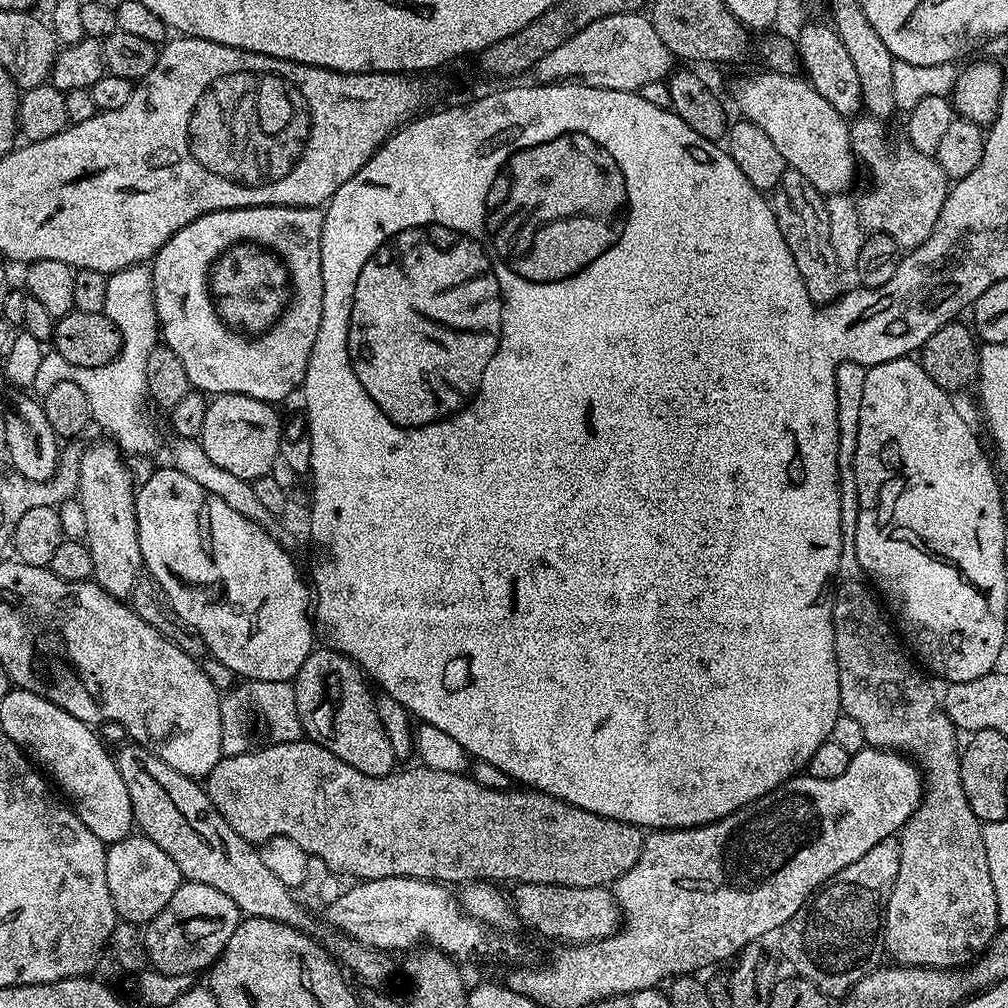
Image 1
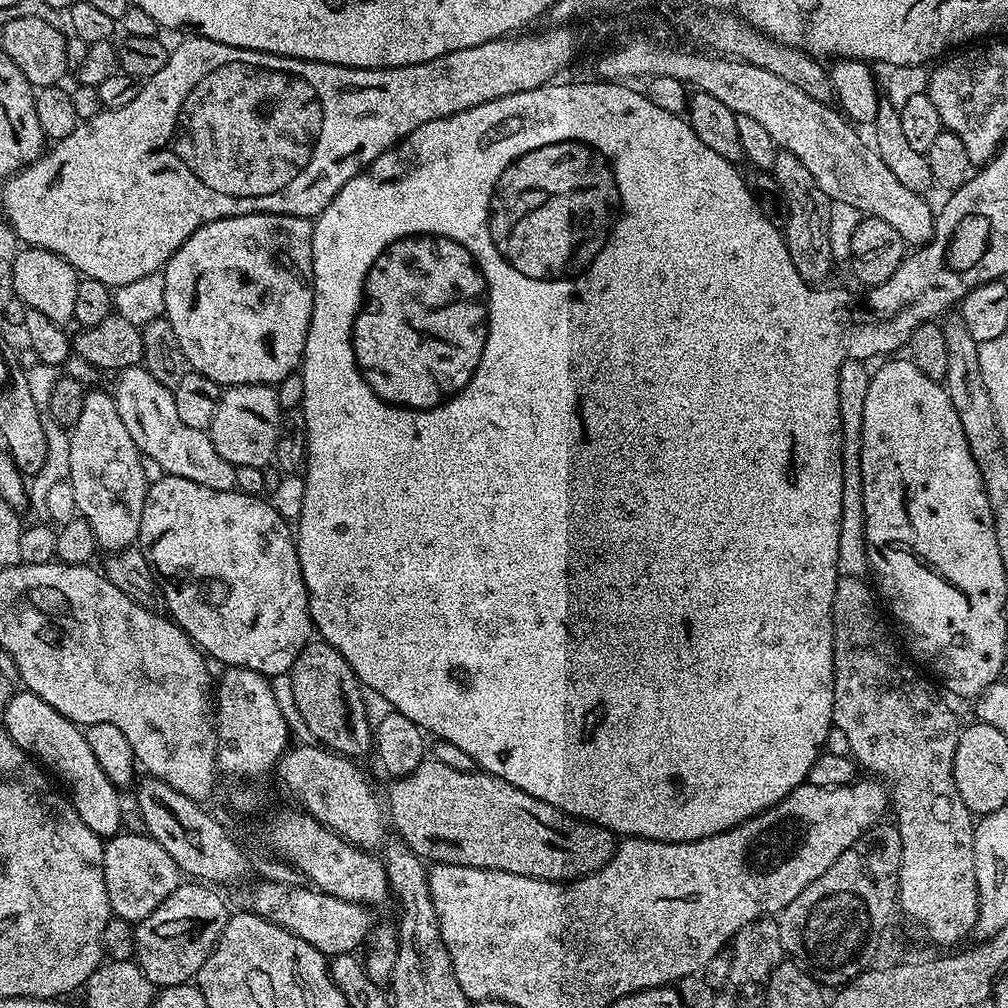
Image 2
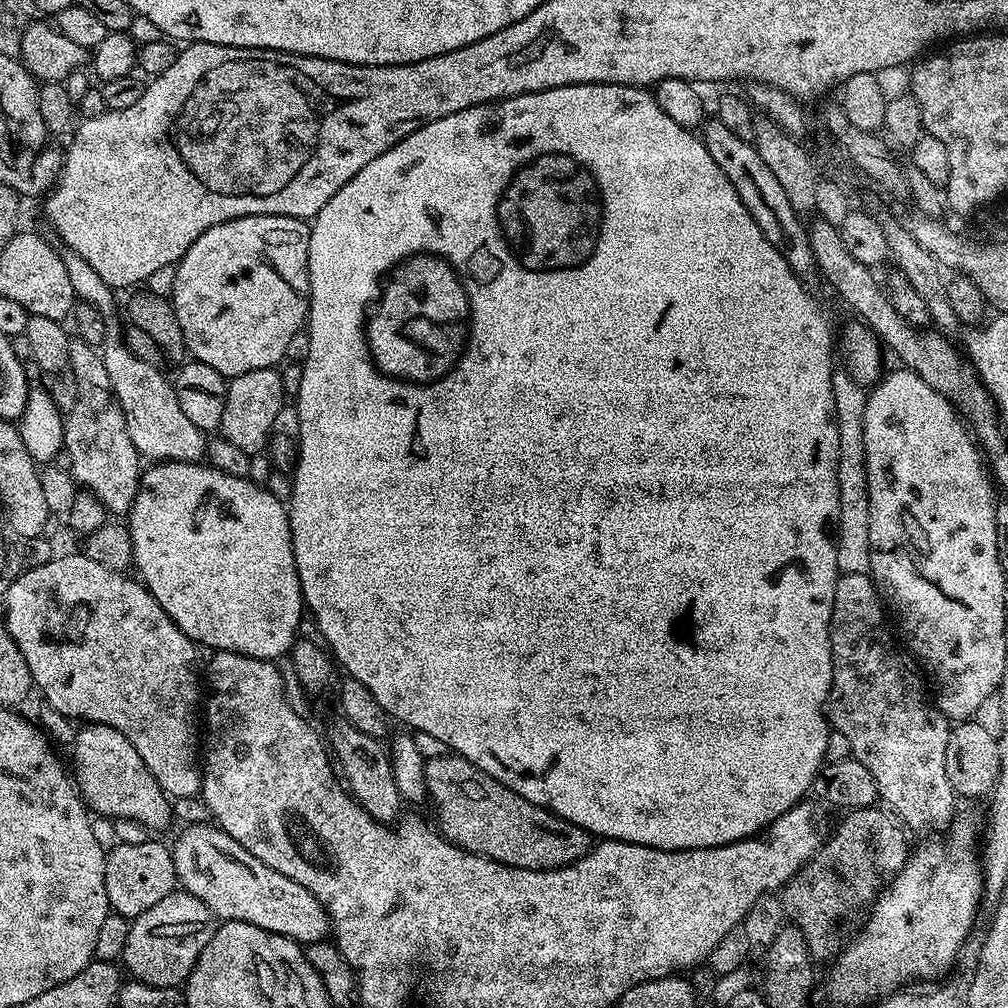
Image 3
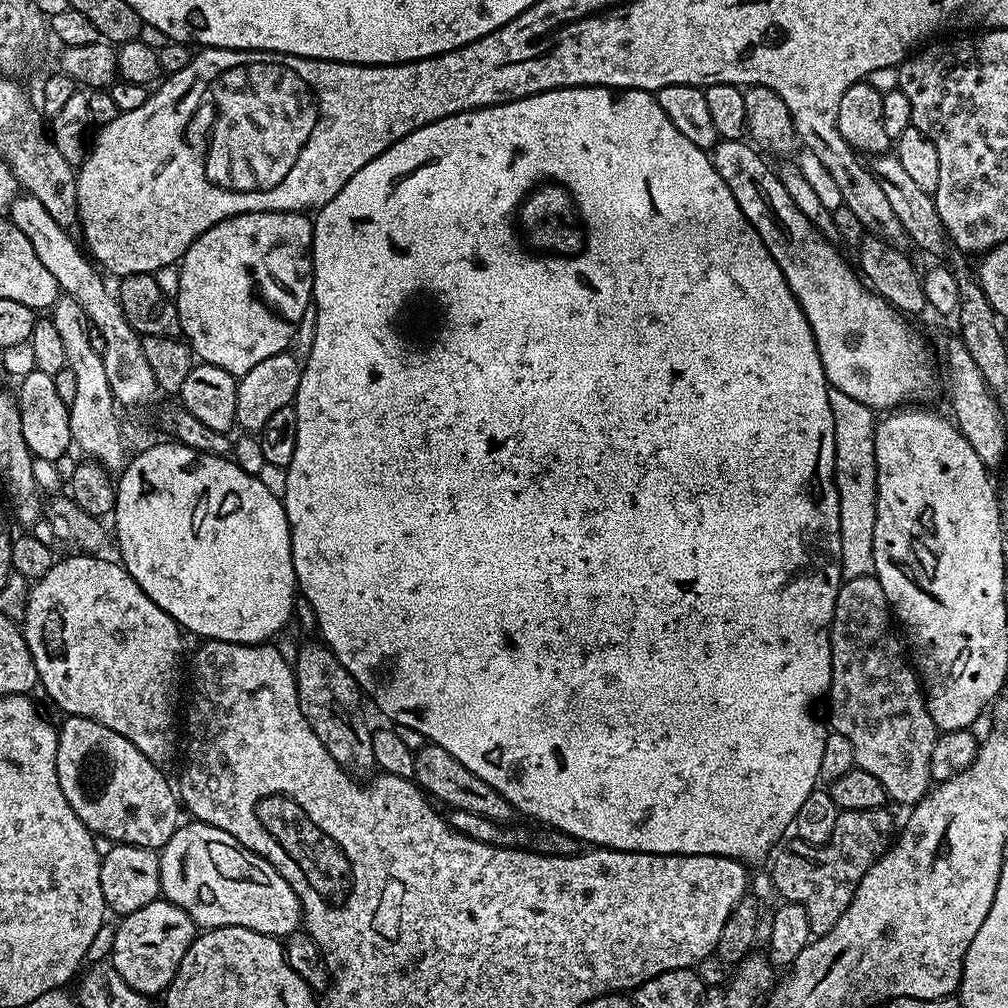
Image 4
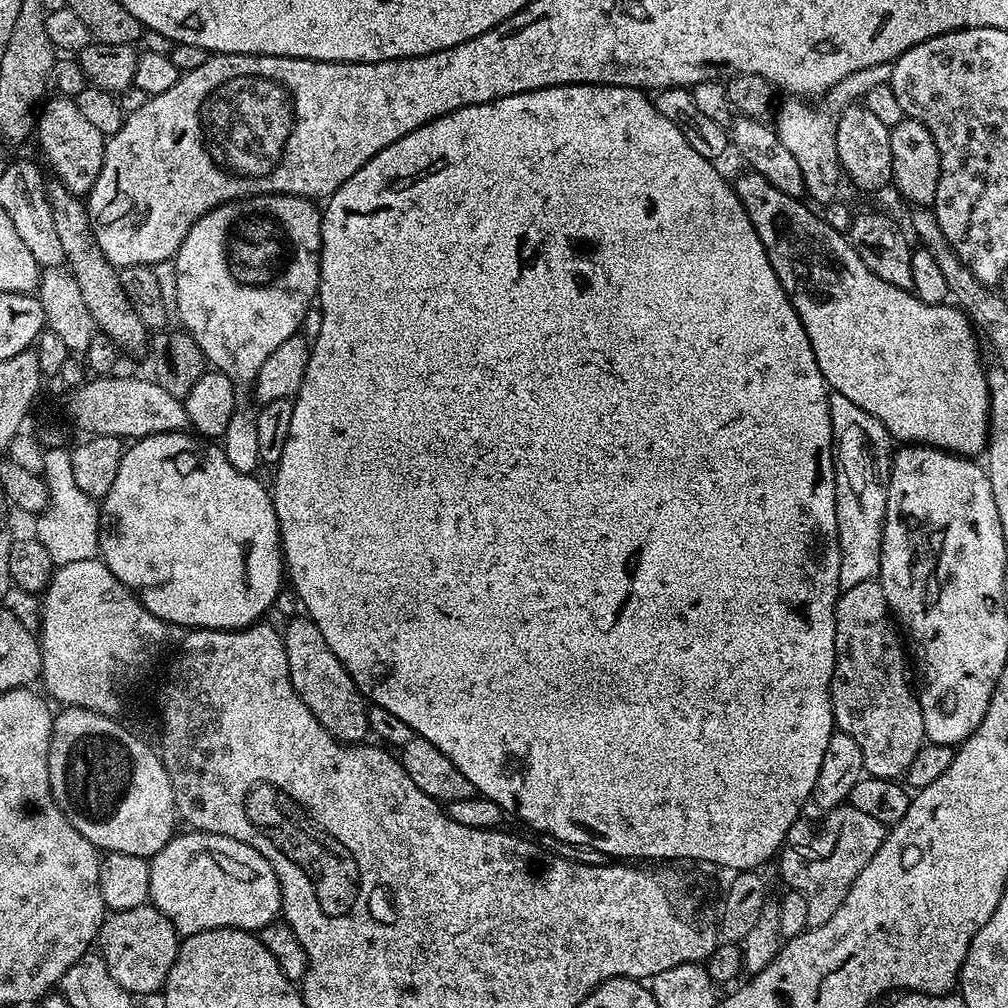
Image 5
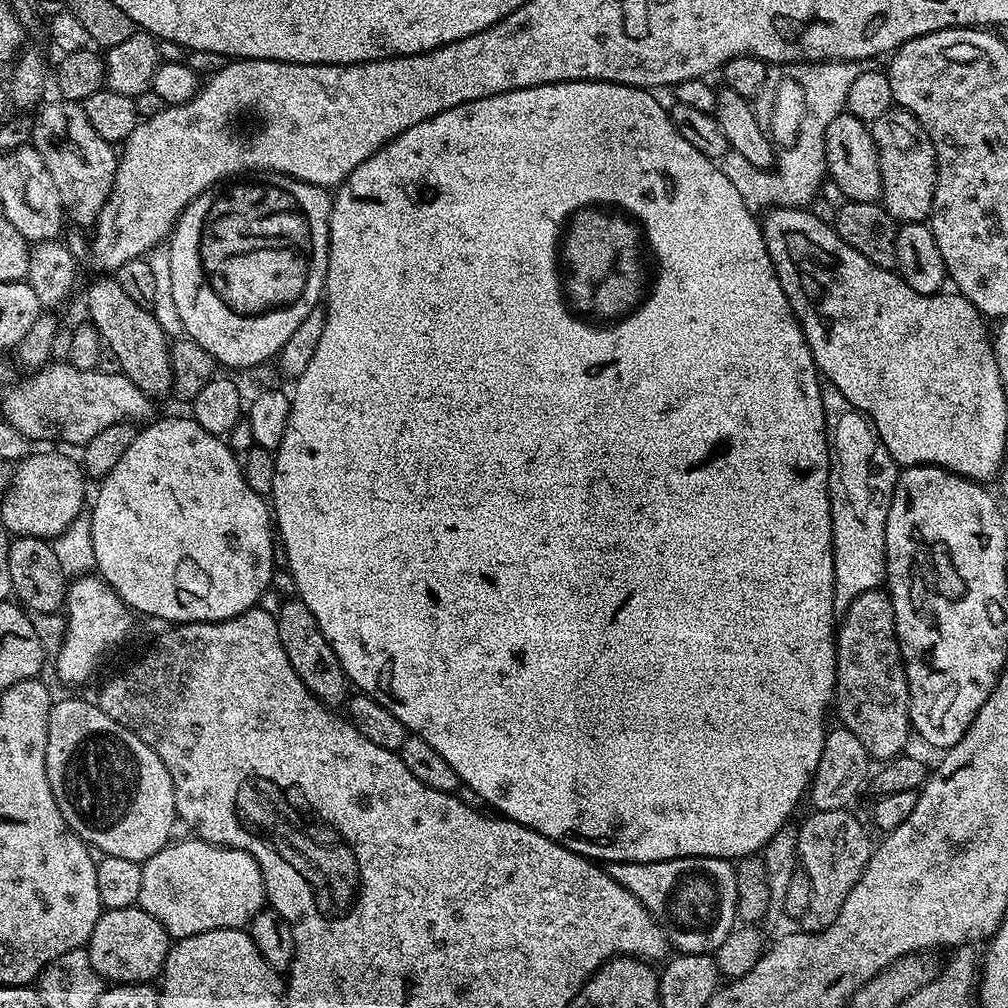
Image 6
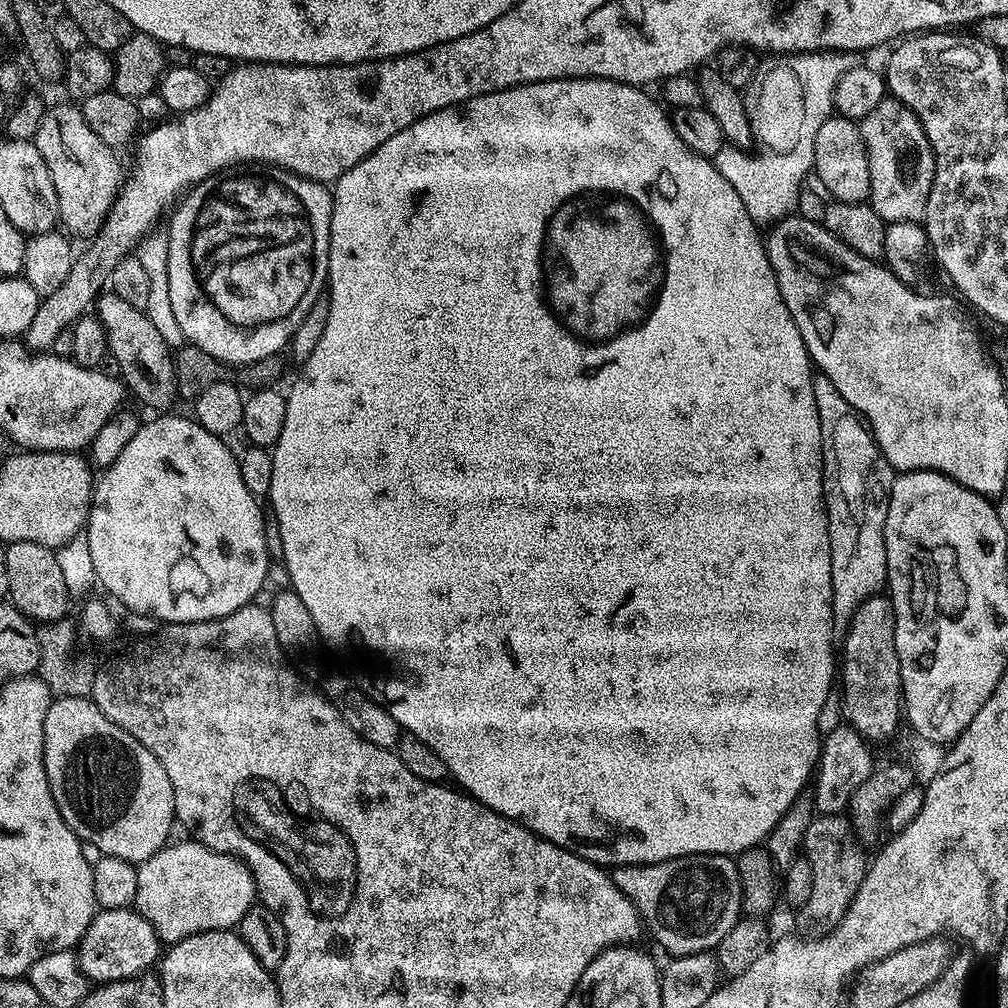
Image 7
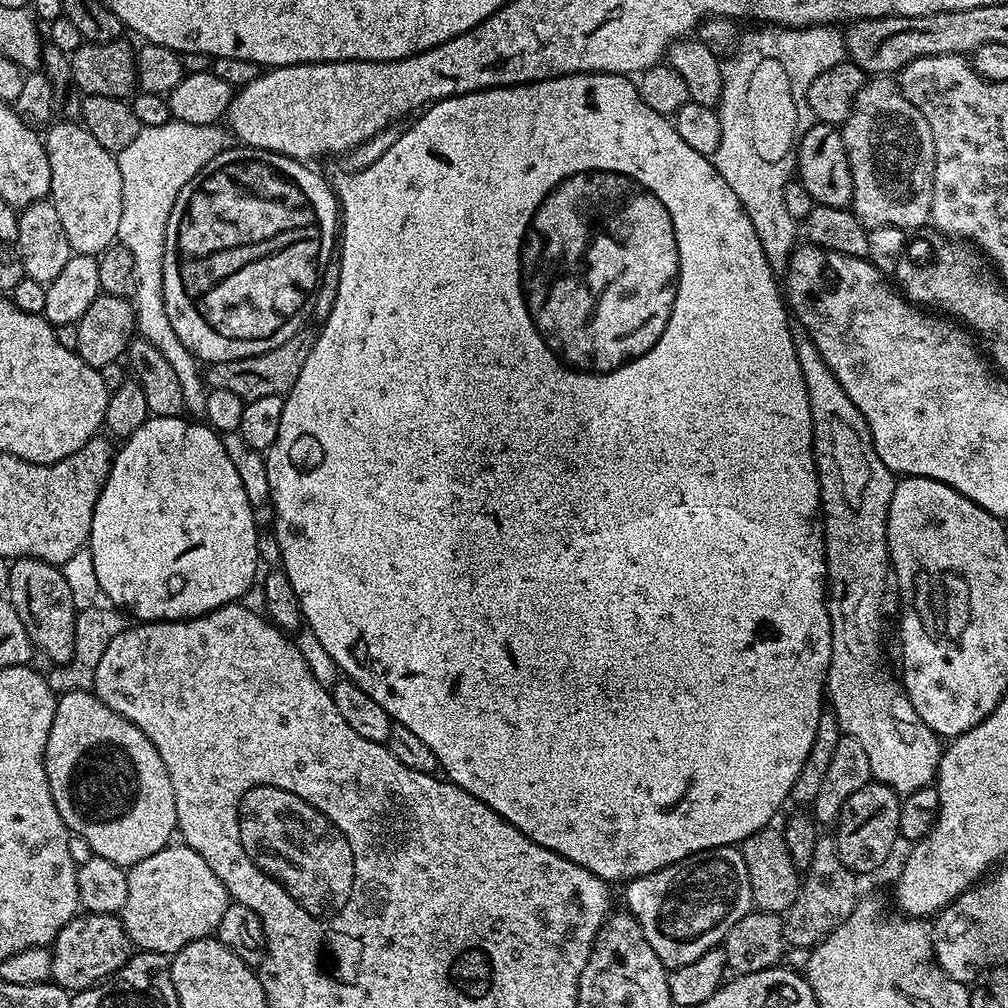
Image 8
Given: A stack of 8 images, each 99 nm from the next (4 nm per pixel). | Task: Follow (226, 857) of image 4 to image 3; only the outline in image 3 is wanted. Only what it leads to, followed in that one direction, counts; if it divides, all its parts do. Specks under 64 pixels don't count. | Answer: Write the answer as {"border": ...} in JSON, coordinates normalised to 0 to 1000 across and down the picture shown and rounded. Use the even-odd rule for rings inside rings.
{"border":[[[190,817],[170,838],[178,880],[192,887],[219,914],[243,913],[265,925],[280,927],[299,938],[314,937],[327,925],[323,903],[304,883],[288,871],[264,859],[230,829],[206,817]]]}

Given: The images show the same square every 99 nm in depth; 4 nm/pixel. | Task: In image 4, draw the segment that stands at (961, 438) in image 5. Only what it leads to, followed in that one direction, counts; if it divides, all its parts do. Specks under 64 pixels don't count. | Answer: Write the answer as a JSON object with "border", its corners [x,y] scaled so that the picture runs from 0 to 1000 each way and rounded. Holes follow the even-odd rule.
{"border":[[[714,139],[705,157],[712,173],[716,173],[716,181],[724,185],[728,200],[732,200],[736,212],[740,212],[744,224],[752,228],[752,236],[756,236],[760,248],[764,248],[764,256],[772,260],[772,268],[776,268],[788,296],[794,301],[796,312],[800,312],[800,319],[804,319],[804,327],[812,343],[812,355],[815,355],[822,382],[866,407],[889,407],[894,402],[901,403],[906,399],[923,396],[929,389],[929,377],[931,381],[931,361],[926,346],[924,349],[917,342],[916,335],[901,322],[902,314],[890,310],[865,289],[855,277],[854,271],[846,263],[845,267],[840,256],[825,243],[826,239],[815,233],[802,219],[800,212],[788,204],[788,196],[780,192],[780,185],[776,185],[771,168],[766,168],[757,159],[759,156],[738,139]]]}

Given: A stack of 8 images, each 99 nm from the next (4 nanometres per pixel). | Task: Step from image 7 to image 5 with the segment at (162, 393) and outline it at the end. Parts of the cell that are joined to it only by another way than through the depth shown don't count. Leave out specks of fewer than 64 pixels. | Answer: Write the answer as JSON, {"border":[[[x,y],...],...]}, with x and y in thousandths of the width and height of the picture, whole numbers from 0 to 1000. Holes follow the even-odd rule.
{"border":[[[55,177],[49,178],[46,186],[54,220],[58,224],[58,240],[62,240],[63,262],[81,287],[85,308],[89,308],[96,326],[113,338],[116,346],[128,345],[129,348],[135,349],[142,341],[144,344],[149,337],[149,326],[143,322],[141,315],[137,315],[137,312],[133,312],[133,304],[129,304],[125,288],[121,288],[115,263],[105,256],[105,252],[101,252],[101,244],[97,244],[97,236],[93,236],[86,201]]]}

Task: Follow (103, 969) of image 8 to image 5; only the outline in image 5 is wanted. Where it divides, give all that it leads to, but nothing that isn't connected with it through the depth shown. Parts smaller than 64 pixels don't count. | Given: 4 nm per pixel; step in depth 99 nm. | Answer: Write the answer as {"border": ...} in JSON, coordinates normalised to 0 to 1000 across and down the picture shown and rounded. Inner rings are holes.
{"border":[[[150,896],[137,899],[133,903],[121,903],[104,908],[103,918],[100,919],[97,930],[97,945],[103,952],[110,969],[117,974],[117,977],[136,989],[143,988],[146,984],[158,985],[162,981],[165,970],[169,966],[169,958],[173,958],[176,939],[175,920],[156,901],[152,901]]]}

